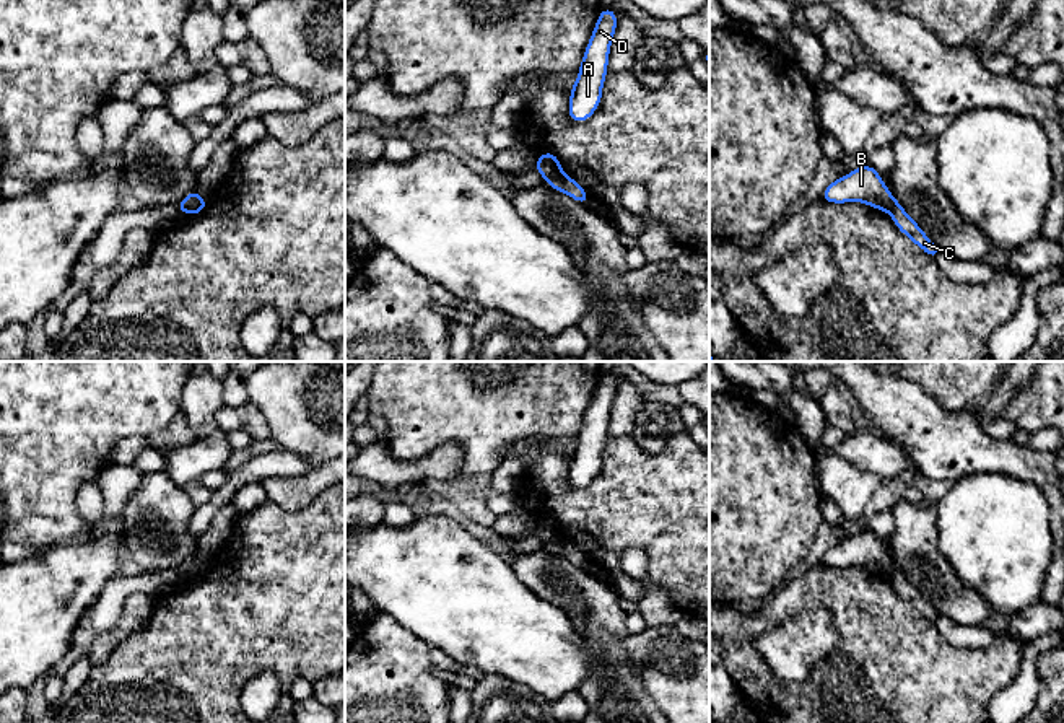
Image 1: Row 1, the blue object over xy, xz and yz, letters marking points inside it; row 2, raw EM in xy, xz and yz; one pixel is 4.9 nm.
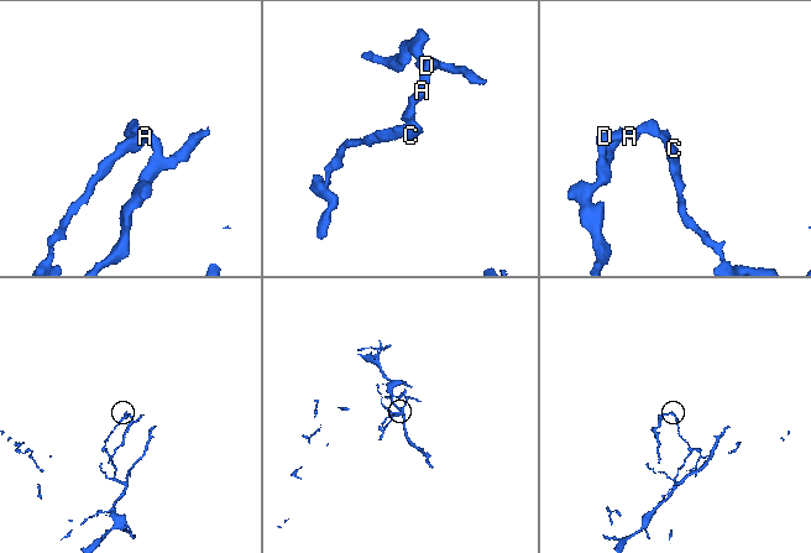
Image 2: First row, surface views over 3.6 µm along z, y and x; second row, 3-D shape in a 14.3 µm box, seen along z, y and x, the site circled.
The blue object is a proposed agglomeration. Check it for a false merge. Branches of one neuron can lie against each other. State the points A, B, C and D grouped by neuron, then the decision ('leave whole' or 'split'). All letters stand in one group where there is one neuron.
groups A B D / C; split

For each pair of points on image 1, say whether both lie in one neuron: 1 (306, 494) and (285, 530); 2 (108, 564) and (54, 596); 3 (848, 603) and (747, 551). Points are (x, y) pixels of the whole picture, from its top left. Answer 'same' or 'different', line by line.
1: different
2: same
3: different

